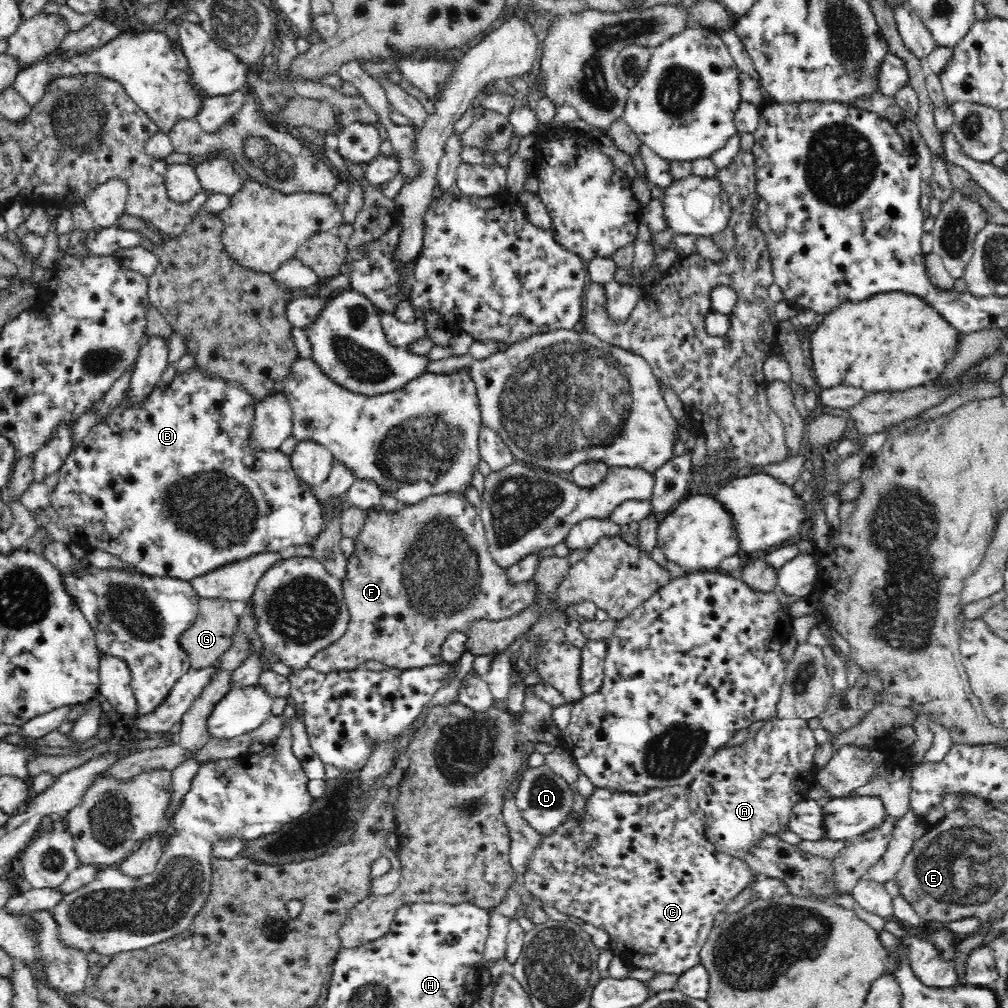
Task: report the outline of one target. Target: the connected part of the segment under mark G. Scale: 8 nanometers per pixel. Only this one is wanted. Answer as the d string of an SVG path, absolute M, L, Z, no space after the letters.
M200 598L196 620L193 620L193 623L184 629L184 632L181 632L179 636L180 646L188 655L190 668L201 669L216 665L220 656L230 650L240 618L230 606L232 606L230 601L225 599Z

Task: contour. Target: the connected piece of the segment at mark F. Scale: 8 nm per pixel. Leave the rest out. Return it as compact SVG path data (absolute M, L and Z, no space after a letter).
M450 493L414 506L403 505L394 513L383 512L380 505L368 512L366 527L354 538L355 551L347 558L348 576L343 579L350 624L338 640L308 661L307 666L316 672L350 671L368 660L399 669L440 664L441 646L450 632L469 634L472 619L500 620L525 609L536 598L533 579L522 585L508 583L509 572L498 568L492 560L479 512L465 496Z

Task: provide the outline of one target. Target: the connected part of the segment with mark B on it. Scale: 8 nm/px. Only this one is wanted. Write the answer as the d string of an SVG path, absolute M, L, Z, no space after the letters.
M191 368L186 370L182 376L176 376L169 385L163 385L163 383L159 383L152 392L150 392L149 397L140 404L140 408L132 408L132 410L127 410L125 406L123 406L123 402L120 402L120 407L116 408L102 424L95 424L92 428L90 434L87 434L82 440L82 444L78 449L72 450L69 454L68 459L64 462L62 468L59 471L59 482L56 486L55 492L50 493L50 502L55 508L58 516L60 517L62 523L65 528L72 534L72 542L76 542L80 545L86 552L93 550L103 550L104 552L109 552L114 556L118 556L122 561L128 562L136 568L136 570L140 573L146 574L151 577L168 577L180 580L192 580L197 576L202 576L203 574L208 574L208 572L212 572L215 568L220 568L220 566L224 566L228 563L233 563L239 560L244 560L245 558L250 558L254 556L254 554L258 554L259 552L268 552L268 551L279 551L281 548L287 546L306 546L312 545L312 542L321 536L324 528L325 528L325 512L322 508L322 505L318 502L318 499L311 494L312 488L306 485L302 480L297 478L294 470L291 466L291 458L288 458L286 454L281 451L276 451L272 453L258 453L258 451L252 451L249 446L249 440L247 440L247 436L249 435L249 430L251 429L251 420L253 419L253 412L255 409L255 405L251 396L245 394L243 390L239 386L235 386L235 384L228 384L224 382L224 380L214 380L213 376L208 376L205 372L200 372L199 370L192 370Z

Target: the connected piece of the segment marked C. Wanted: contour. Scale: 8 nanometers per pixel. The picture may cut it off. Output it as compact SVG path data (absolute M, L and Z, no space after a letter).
M672 786L670 788L648 790L644 796L637 794L621 794L615 790L607 788L595 788L594 794L585 801L584 814L580 817L574 816L566 824L558 826L554 834L542 836L540 846L532 858L532 868L523 875L522 888L524 893L529 893L537 900L540 900L544 906L556 908L558 911L582 918L586 923L590 923L599 930L609 934L610 949L615 956L623 958L629 968L641 968L644 970L653 970L658 974L678 975L686 972L694 966L700 965L700 952L707 942L708 936L713 927L713 920L724 912L728 904L744 892L752 883L754 875L752 869L745 859L734 858L723 854L712 846L704 838L705 816L697 808L697 800L688 786Z

